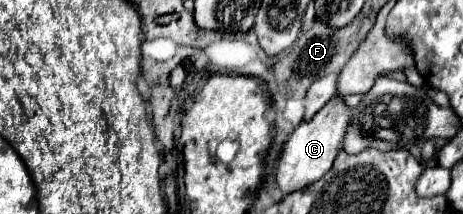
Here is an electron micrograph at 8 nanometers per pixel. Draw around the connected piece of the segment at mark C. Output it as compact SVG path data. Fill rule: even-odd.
M335 97L311 121L301 123L293 131L293 135L287 139L283 147L279 167L275 173L277 185L285 195L307 187L309 183L321 179L331 169L337 153L343 149L343 139L349 123L351 123L351 109L345 105L343 97Z

